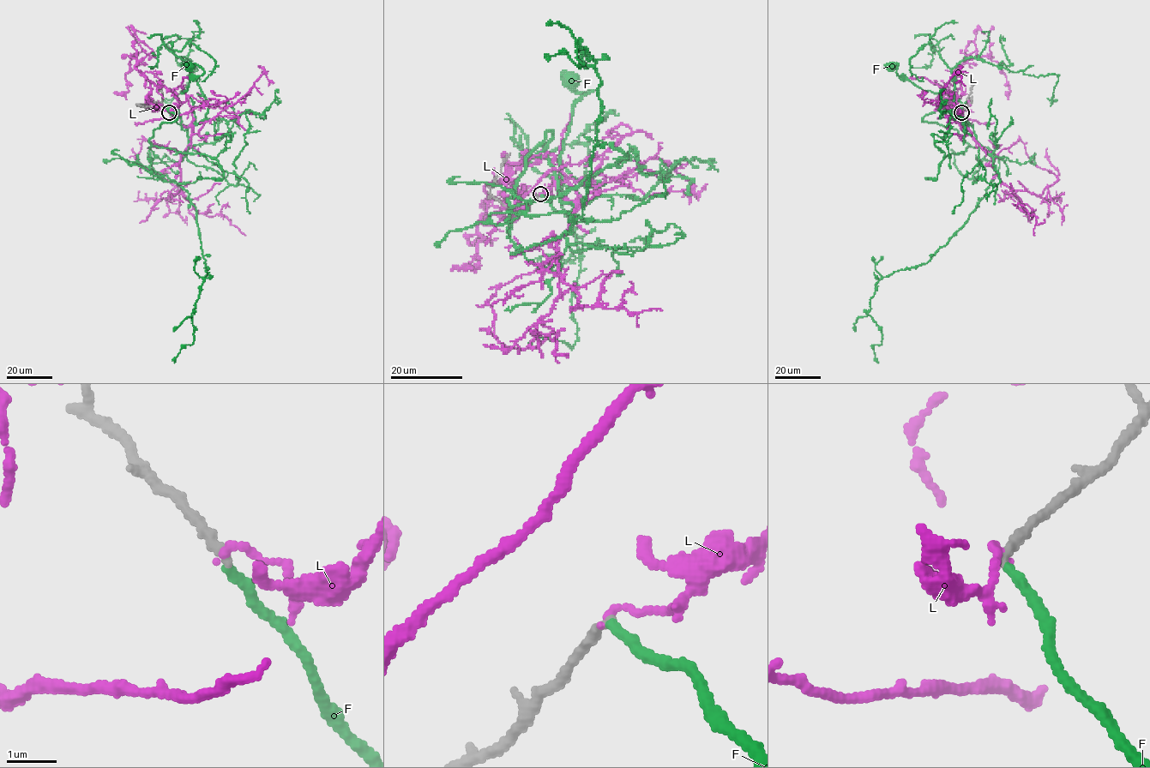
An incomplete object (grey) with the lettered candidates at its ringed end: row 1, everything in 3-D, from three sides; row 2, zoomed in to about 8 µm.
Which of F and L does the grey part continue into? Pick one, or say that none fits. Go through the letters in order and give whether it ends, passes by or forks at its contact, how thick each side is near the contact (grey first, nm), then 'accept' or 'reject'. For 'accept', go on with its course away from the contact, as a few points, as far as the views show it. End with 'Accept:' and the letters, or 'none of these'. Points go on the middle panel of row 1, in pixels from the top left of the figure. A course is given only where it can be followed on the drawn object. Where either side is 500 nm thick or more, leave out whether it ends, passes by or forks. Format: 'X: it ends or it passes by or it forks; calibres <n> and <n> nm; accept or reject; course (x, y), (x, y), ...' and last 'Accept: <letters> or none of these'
F: it ends; calibres 190 and 190 nm; accept; course (540, 193), (558, 212), (581, 201), (562, 182), (559, 158), (573, 105), (595, 89), (578, 92), (571, 79)
L: it ends; calibres 190 and 150 nm; reject
Accept: F

